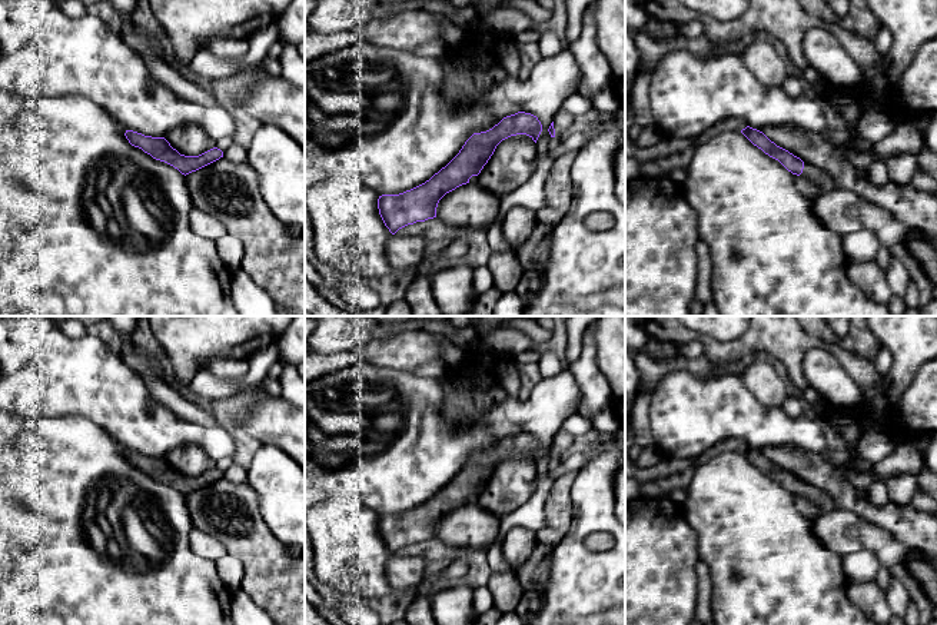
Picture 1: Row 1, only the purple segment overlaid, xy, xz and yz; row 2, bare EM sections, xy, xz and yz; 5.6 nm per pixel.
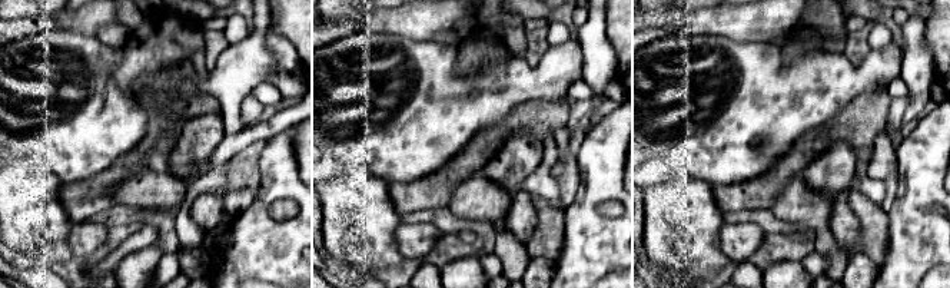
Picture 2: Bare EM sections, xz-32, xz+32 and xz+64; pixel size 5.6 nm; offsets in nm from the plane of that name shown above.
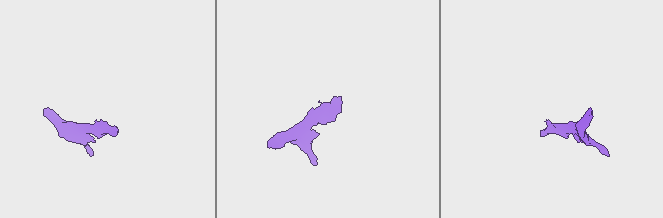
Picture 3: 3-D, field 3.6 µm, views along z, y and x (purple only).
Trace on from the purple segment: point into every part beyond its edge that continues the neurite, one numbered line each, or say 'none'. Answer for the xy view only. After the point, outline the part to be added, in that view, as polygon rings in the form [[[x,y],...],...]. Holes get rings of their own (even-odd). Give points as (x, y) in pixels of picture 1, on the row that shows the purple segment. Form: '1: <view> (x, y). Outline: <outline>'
none

